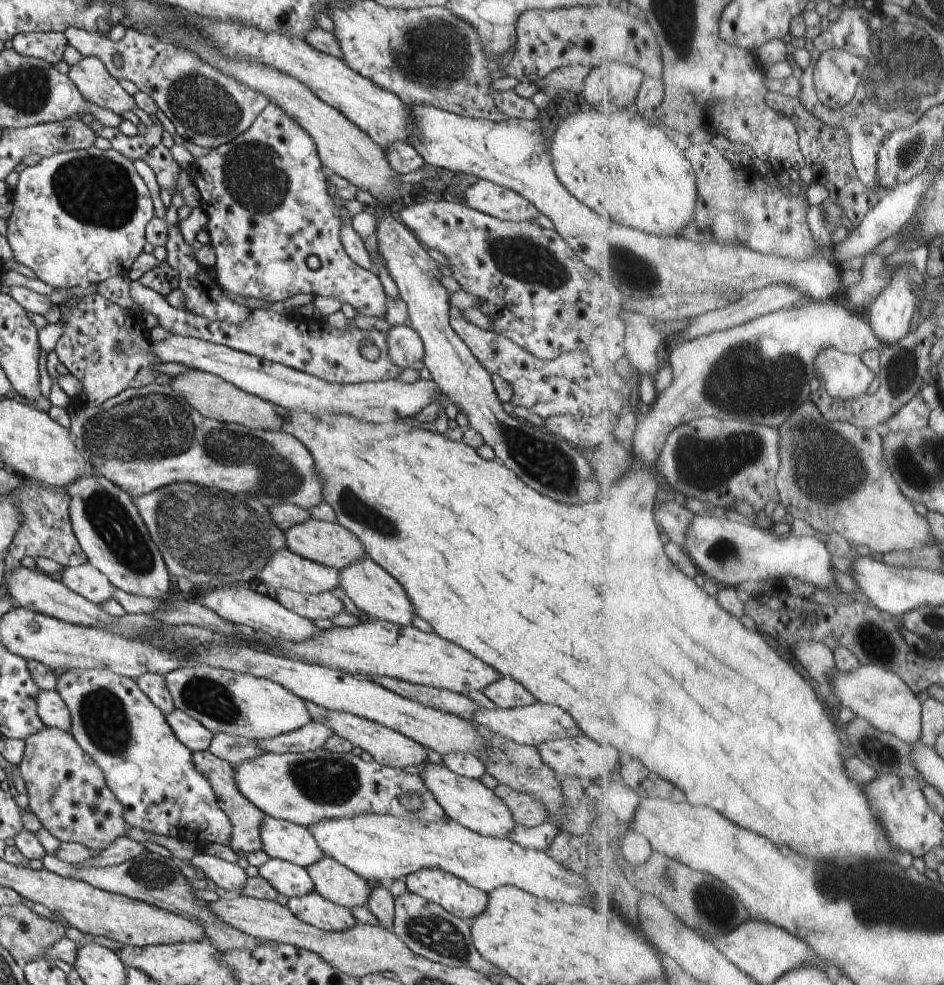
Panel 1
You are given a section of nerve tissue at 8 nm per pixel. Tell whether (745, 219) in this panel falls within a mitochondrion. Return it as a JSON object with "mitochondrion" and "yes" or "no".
{"mitochondrion":"yes"}

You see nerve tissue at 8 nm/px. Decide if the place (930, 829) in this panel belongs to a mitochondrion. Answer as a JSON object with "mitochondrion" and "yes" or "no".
{"mitochondrion":"no"}

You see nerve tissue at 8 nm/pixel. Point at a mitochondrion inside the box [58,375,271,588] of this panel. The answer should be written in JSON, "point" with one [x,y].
{"point":[116,527]}

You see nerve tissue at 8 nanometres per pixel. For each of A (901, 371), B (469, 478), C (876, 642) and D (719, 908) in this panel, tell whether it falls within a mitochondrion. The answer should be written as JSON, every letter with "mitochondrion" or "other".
{"A":"mitochondrion","B":"other","C":"mitochondrion","D":"mitochondrion"}

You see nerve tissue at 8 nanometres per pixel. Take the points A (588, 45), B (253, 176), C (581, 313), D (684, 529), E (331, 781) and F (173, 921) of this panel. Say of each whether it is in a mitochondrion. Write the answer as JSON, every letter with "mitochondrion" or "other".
{"A":"other","B":"mitochondrion","C":"other","D":"other","E":"mitochondrion","F":"other"}

